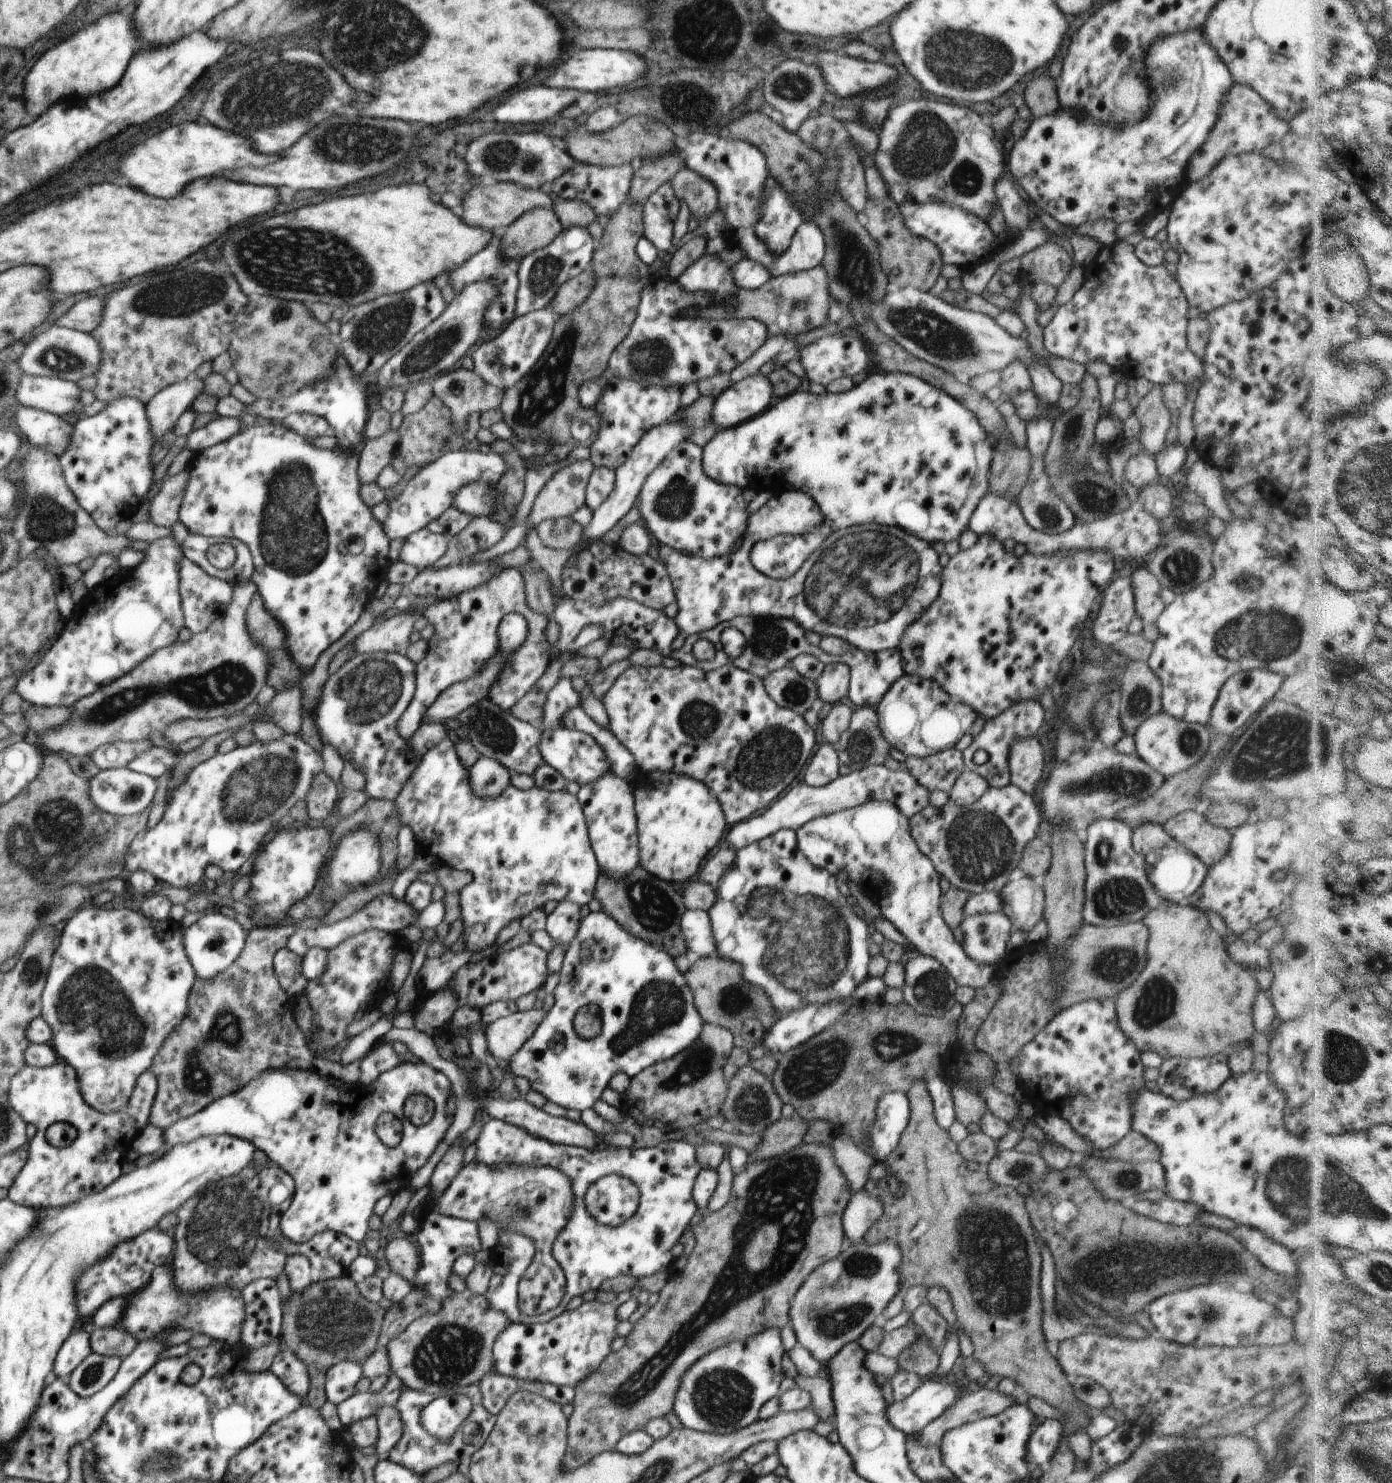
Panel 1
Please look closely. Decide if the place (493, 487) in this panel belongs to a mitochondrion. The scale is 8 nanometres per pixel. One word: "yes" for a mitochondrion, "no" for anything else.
no

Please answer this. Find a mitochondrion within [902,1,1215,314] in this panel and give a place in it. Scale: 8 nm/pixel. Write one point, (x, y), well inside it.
(965, 63)

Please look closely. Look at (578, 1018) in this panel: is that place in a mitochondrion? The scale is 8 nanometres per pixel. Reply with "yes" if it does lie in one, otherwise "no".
yes

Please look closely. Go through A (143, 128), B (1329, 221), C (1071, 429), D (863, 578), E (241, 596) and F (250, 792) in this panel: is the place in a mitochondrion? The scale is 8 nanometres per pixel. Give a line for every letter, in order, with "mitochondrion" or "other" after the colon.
A: other
B: other
C: mitochondrion
D: mitochondrion
E: other
F: mitochondrion

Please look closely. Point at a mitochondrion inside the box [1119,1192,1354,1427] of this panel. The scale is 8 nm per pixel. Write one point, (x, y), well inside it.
(1210, 1315)

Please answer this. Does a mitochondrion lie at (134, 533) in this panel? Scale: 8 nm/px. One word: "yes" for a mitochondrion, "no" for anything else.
no

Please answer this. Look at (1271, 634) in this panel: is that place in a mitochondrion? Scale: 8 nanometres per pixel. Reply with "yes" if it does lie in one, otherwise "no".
yes

